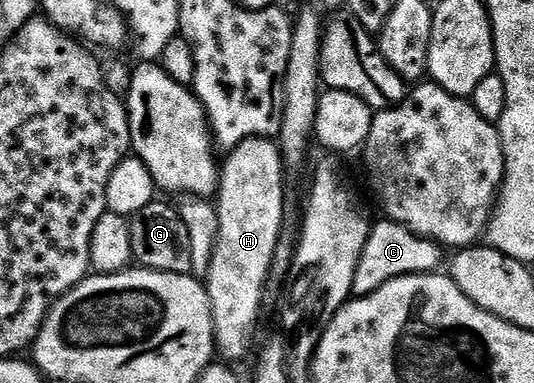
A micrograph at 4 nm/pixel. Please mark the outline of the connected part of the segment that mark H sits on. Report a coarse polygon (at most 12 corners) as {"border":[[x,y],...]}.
{"border":[[227,154],[206,274],[225,362],[248,353],[284,226],[284,158]]}

